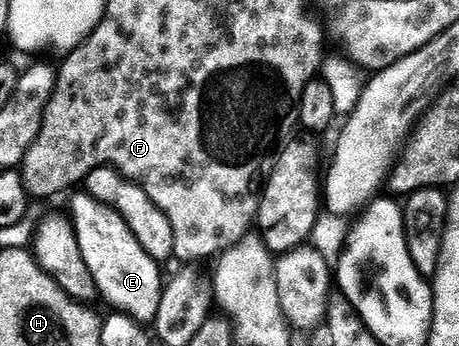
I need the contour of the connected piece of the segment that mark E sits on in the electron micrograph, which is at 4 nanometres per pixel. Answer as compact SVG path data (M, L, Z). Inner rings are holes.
M79 191L70 201L74 233L80 243L81 254L92 271L94 288L117 312L124 313L139 323L153 322L158 315L164 276L159 262L152 260L148 251L140 247L136 235L120 219L112 207L100 203L85 191Z

